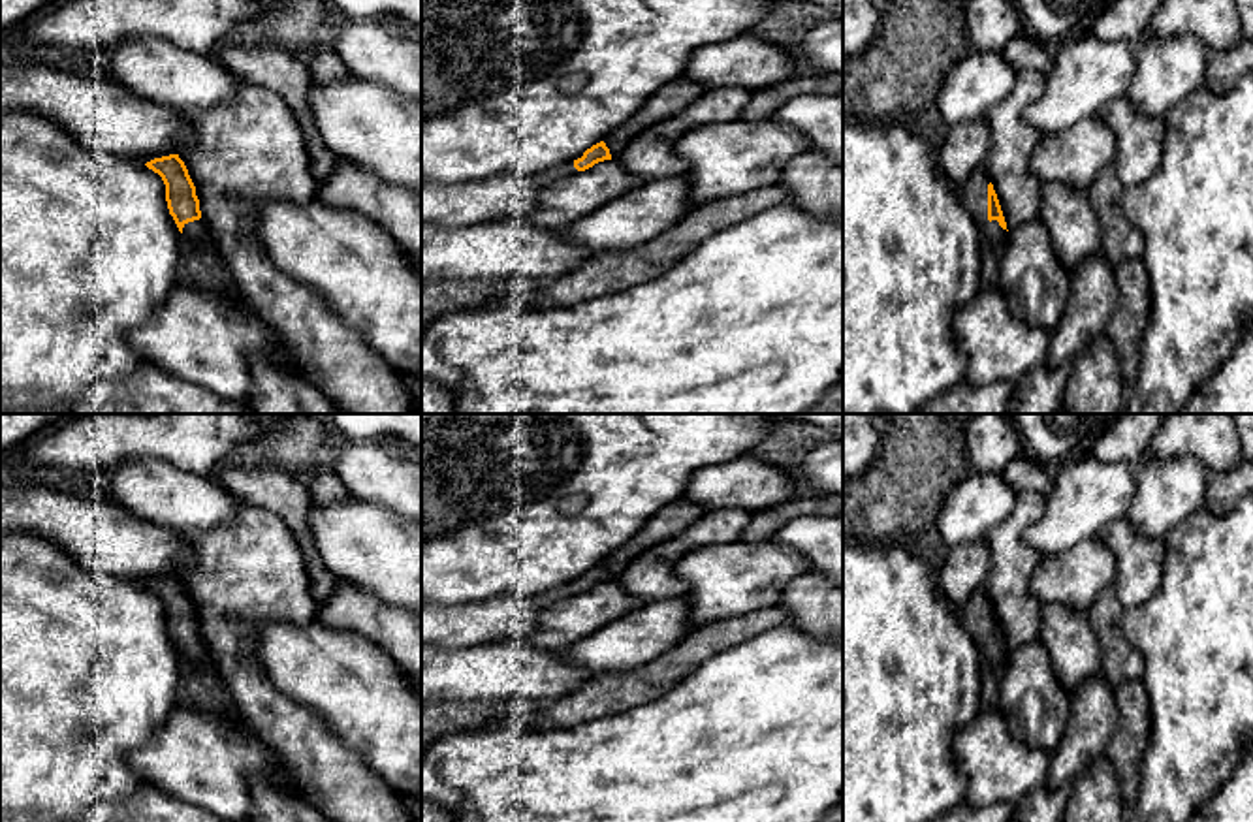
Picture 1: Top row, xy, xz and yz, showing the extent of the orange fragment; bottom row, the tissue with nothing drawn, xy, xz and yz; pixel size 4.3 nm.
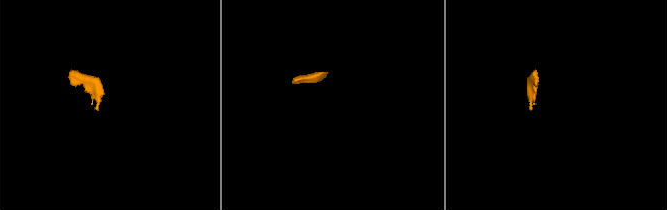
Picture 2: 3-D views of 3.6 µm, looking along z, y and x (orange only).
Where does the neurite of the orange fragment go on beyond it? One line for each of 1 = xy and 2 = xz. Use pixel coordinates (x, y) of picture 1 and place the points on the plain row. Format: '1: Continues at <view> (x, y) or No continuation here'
1: Continues at xy (202, 689)
2: Continues at xz (678, 516)

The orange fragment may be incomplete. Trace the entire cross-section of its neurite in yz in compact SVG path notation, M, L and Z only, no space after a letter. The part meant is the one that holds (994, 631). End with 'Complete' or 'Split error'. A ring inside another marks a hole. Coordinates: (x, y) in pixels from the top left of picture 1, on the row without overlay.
M984 585L975 591L967 606L960 609L960 617L980 653L980 705L982 709L999 709L1008 653Z. Split error

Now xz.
M683 498L664 506L628 544L611 551L600 564L593 566L578 579L534 594L532 606L542 609L568 596L576 596L578 593L585 593L598 583L617 579L638 555L683 532L707 512L707 508Z. Split error

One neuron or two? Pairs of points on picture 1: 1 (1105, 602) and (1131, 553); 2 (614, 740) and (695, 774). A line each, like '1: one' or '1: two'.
1: two
2: one

